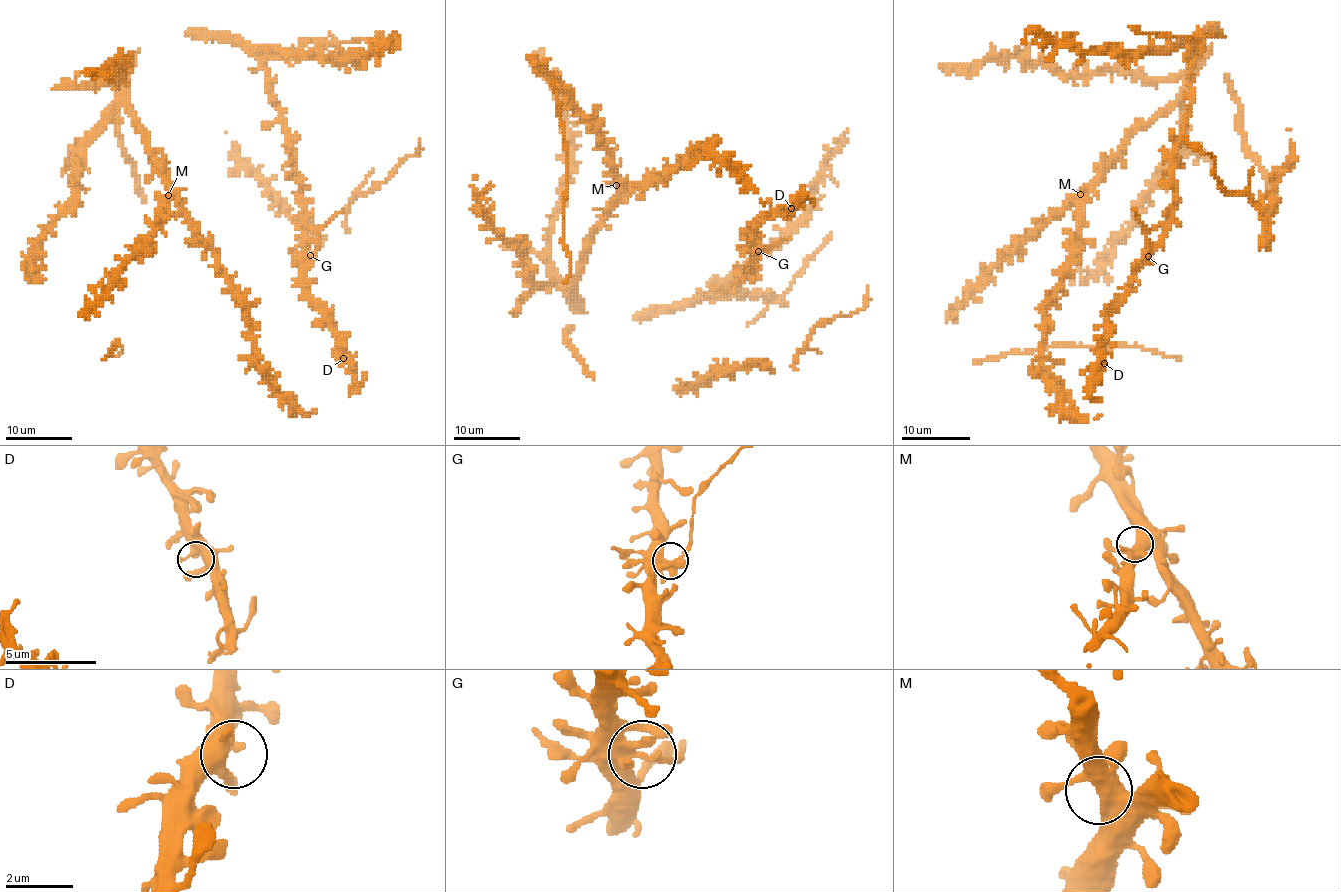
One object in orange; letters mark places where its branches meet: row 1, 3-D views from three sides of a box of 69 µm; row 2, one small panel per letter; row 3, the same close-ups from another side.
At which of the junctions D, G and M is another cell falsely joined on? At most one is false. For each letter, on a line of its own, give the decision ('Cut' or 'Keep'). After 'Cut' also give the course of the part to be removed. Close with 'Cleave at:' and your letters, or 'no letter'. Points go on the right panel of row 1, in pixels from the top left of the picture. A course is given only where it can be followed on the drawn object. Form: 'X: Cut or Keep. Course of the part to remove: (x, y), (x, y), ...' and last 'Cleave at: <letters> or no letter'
D: Keep
G: Cut. Course of the part to remove: (1148, 256), (1145, 232), (1135, 208)
M: Keep
Cleave at: G

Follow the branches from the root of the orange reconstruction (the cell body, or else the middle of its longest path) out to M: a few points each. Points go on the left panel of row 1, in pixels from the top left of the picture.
M: (295, 407), (258, 363), (247, 300), (233, 287), (218, 262), (216, 252), (196, 232), (180, 201), (168, 195)

